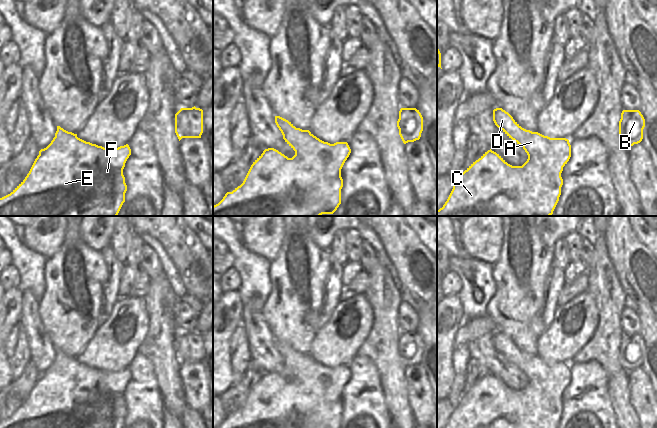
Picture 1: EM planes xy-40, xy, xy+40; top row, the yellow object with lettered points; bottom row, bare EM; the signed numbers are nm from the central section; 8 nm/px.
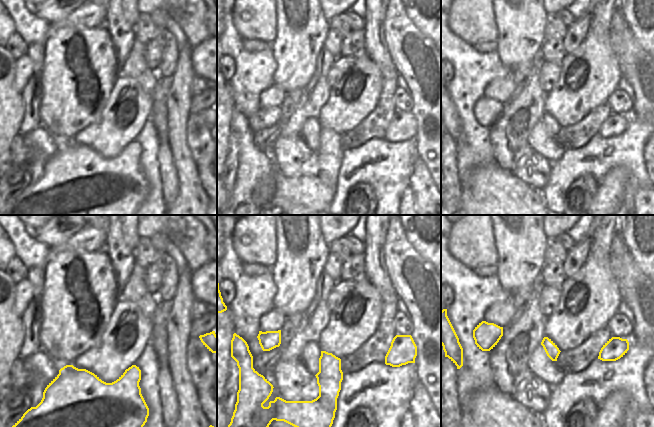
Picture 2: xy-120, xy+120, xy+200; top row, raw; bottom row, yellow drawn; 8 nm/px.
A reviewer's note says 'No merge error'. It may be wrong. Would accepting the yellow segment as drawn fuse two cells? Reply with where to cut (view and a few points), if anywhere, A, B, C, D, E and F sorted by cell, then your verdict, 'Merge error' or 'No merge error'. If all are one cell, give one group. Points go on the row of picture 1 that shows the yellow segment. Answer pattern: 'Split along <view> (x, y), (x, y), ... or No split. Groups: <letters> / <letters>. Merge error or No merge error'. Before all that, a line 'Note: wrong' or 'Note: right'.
Note: right
No split. Groups: A B C D E F. No merge error

